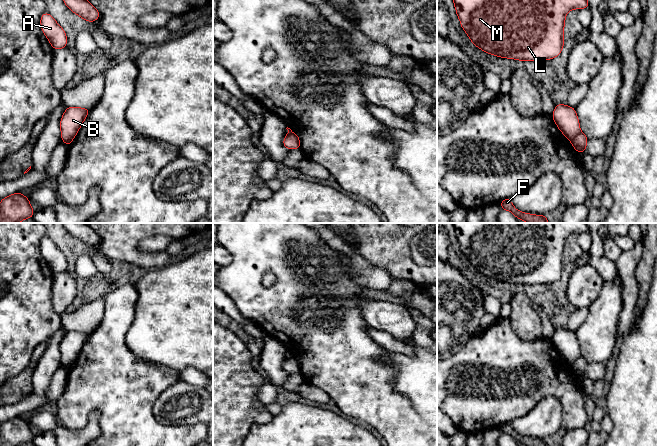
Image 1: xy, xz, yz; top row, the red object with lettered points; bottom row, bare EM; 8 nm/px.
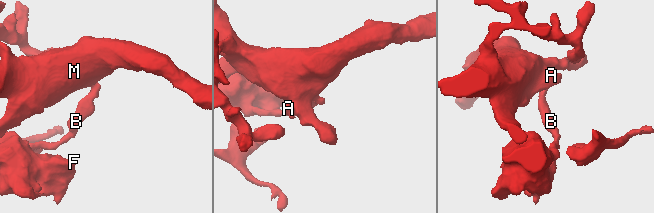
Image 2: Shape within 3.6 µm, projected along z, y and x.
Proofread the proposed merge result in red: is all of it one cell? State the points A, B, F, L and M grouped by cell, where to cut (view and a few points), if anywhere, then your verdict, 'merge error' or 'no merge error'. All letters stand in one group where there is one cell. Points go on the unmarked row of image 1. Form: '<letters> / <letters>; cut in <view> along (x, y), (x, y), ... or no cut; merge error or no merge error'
A B L M / F; cut in yz along (580, 355), (571, 365); merge error

